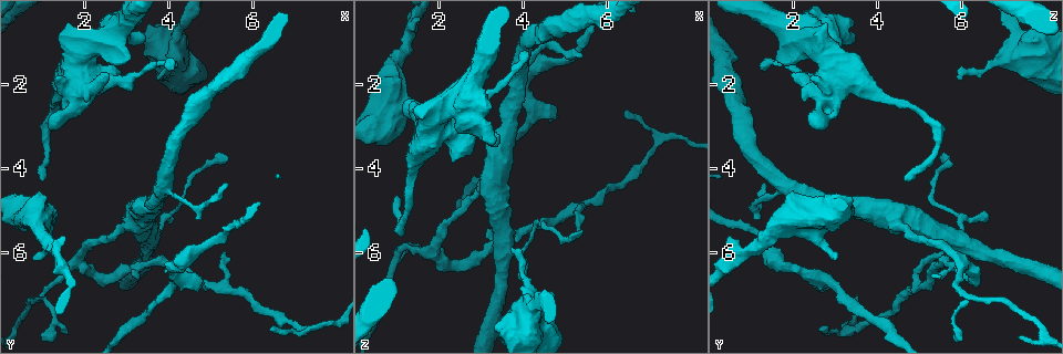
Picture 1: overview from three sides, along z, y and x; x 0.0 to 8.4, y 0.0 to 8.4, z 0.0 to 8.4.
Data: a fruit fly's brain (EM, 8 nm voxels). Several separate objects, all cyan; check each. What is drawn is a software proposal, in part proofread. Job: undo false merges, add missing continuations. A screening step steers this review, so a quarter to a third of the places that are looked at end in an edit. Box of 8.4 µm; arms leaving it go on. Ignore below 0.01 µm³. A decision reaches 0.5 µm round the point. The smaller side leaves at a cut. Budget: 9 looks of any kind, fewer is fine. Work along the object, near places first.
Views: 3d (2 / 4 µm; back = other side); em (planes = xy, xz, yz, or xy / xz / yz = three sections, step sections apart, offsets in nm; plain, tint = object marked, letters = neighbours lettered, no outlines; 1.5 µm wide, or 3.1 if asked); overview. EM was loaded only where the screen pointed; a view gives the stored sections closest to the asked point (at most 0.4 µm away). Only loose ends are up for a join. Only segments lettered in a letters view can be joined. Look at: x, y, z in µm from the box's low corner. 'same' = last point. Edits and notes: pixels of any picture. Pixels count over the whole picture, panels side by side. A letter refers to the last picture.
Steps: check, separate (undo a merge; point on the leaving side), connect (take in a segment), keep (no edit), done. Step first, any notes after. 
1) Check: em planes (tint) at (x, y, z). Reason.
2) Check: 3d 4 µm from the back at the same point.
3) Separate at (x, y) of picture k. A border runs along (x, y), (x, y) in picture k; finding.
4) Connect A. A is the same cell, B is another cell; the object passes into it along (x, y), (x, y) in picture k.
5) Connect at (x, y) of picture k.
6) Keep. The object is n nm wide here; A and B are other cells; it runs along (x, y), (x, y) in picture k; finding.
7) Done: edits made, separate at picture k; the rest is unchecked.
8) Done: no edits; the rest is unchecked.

Check: 3d 4 µm at (0.80, 6.10, 3.10). Free end.

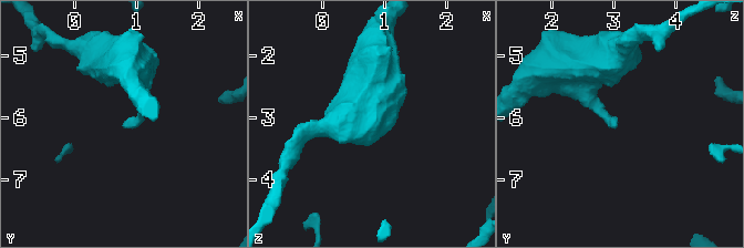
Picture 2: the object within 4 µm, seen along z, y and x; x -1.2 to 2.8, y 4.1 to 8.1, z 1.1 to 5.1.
Check: em planes (letters) at (0.80, 6.10, 3.05).

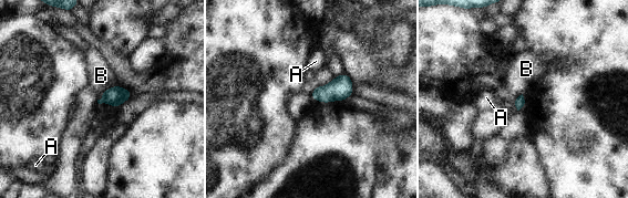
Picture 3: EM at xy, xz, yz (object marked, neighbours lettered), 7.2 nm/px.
Keep. A and B are other cells; a border runs along (522, 93), (515, 101), (516, 110) in picture 3; none of them fits.

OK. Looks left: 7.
Check: em planes (letters) at (5.25, 6.05, 5.60). Free end.

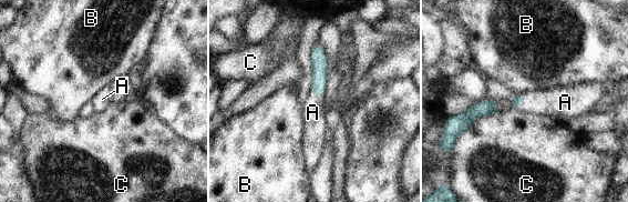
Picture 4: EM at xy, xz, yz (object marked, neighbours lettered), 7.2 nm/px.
Connect A. A is the same cell, B and C are other cells; the object passes into it along (318, 61), (317, 96), (312, 112) in picture 4; it goes on there.

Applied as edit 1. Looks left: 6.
Check: overview. See it whole again.

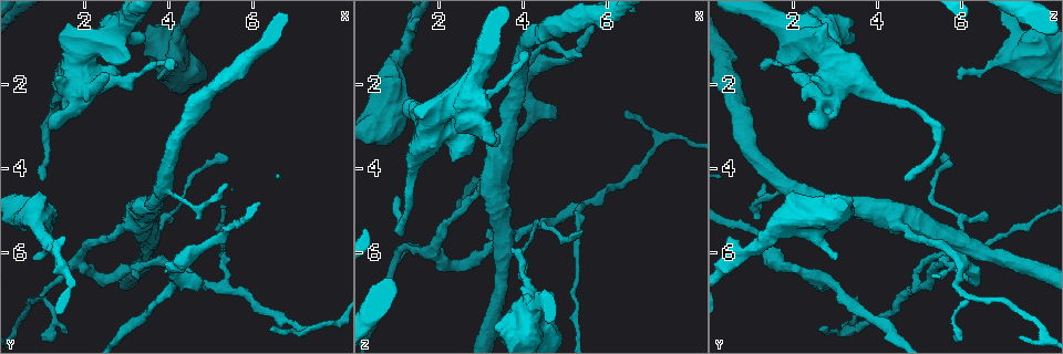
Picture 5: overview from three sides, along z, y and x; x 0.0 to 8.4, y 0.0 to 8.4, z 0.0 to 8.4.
Check: em planes (letters) at (1.00, 4.30, 4.70). Branch stops here.

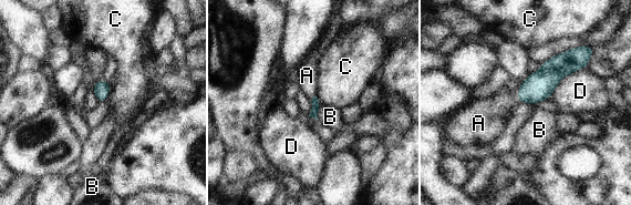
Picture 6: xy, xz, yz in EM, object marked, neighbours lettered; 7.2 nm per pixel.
Connect A. The longest contact is with D, 340 nm; A is the same cell, B, C and D are other cells; the neuron continues.

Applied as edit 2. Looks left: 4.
Check: overview.

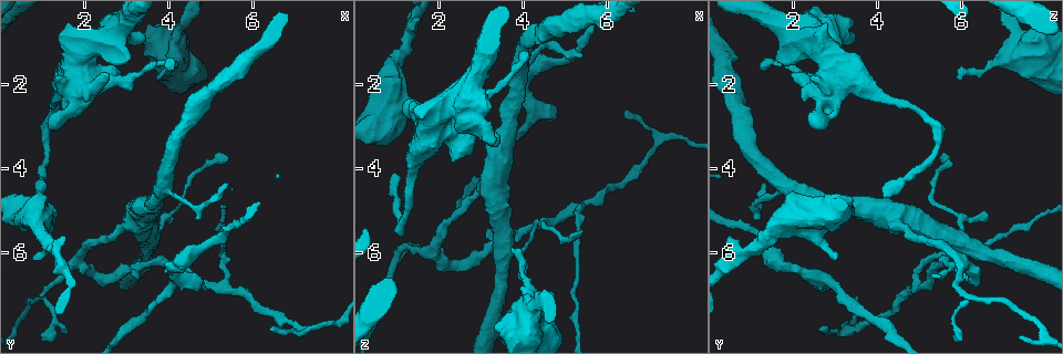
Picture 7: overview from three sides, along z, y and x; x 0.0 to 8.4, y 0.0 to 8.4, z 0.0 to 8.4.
Check: 3d 2 µm at (2.60, 1.80, 2.00).

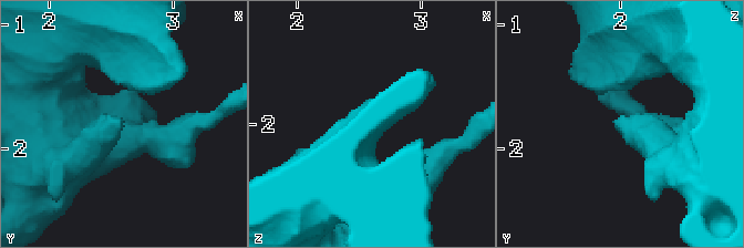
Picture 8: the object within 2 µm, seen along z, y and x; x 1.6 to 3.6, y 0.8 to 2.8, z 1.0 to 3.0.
Check: em yz step 4 (letters) at (2.58, 1.80, 1.94).

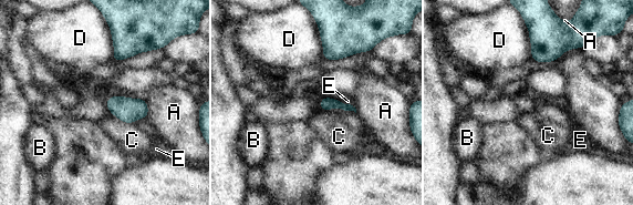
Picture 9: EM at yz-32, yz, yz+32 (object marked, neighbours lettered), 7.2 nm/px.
Check: em planes (letters) at the same point.

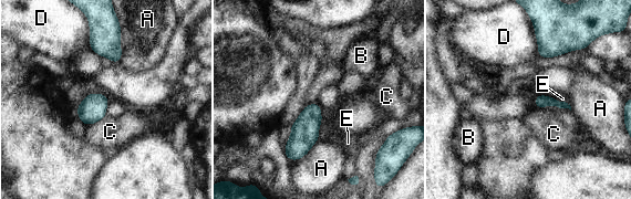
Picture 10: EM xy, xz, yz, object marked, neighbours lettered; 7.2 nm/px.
Keep. The longest contact is with A, 260 nm; A, B, C, D and E are other cells; a border runs along (105, 115), (86, 126) in picture 10; no lettered segment goes on from it.

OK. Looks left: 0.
Done: edits made, connect at picture 4, connect at picture 6; the rest is unchecked.

